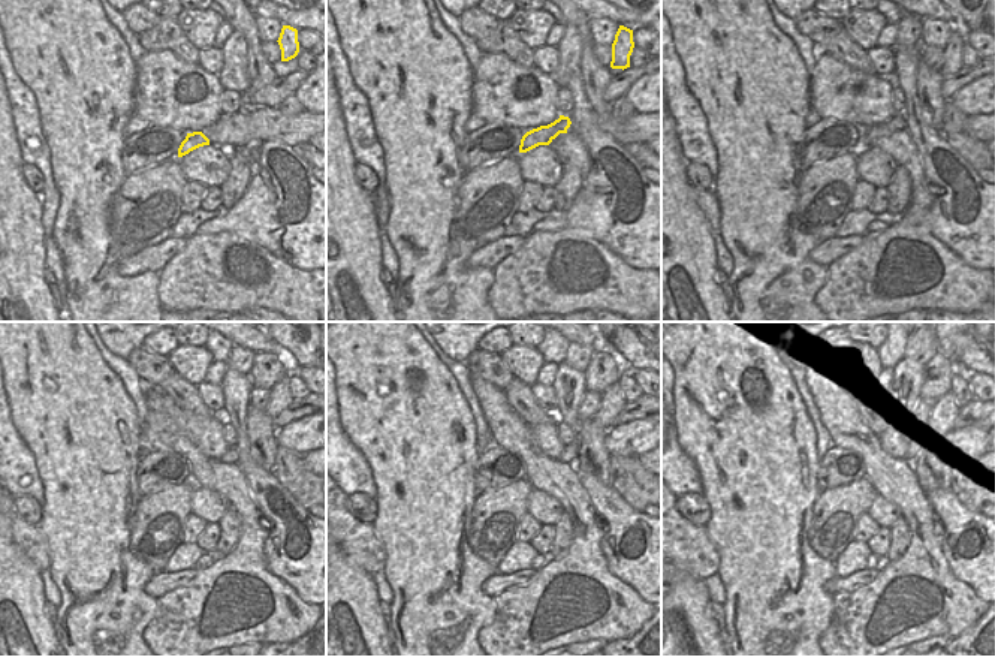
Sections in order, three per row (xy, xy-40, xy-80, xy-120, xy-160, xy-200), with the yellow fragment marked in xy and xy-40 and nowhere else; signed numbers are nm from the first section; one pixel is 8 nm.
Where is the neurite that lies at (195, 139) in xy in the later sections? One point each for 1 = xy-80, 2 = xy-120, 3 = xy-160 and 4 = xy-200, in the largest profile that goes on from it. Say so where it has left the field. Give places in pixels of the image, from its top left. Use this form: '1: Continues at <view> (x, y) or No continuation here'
1: Continues at xy-80 (871, 135)
2: Continues at xy-120 (231, 455)
3: Continues at xy-160 (570, 452)
4: Continues at xy-200 (944, 413).

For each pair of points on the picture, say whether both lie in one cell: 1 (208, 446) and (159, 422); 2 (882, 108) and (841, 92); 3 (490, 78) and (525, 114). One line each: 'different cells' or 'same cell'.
1: same cell
2: same cell
3: same cell

